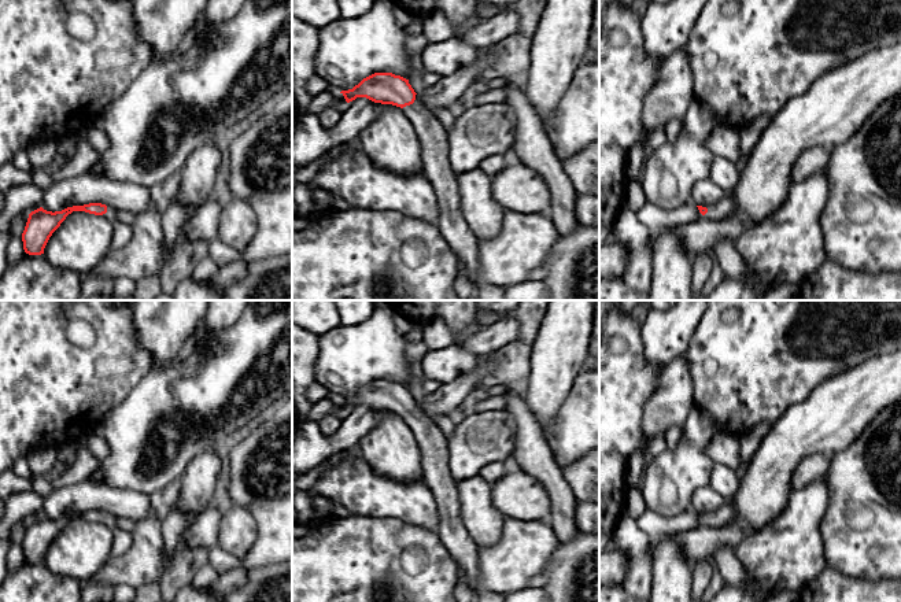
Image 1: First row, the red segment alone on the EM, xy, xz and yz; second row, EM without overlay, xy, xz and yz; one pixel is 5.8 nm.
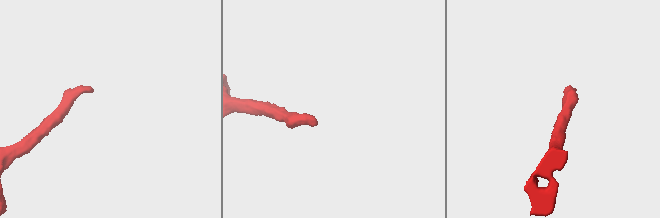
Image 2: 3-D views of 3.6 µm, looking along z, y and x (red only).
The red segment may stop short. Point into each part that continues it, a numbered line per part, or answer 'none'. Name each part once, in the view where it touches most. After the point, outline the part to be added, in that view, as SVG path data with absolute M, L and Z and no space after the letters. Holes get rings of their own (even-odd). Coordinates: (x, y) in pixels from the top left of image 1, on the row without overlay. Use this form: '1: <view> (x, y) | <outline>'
1: xz (434, 444) | M418 406L402 416L411 428L421 454L422 481L439 509L436 533L469 579L479 577L479 546L461 521L457 483L448 468L448 437Z

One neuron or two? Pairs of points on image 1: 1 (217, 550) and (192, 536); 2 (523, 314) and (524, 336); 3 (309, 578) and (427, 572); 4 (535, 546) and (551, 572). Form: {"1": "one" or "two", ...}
{"1": "two", "2": "one", "3": "one", "4": "two"}

